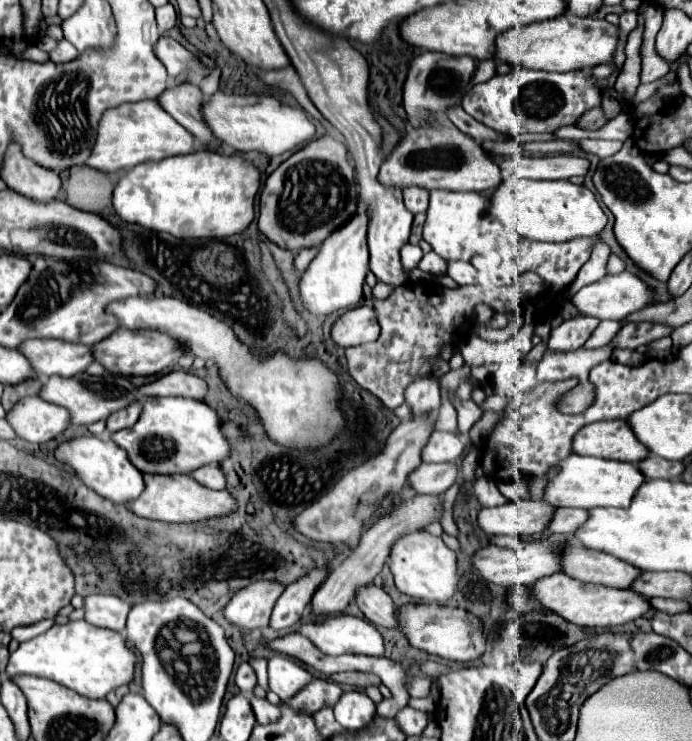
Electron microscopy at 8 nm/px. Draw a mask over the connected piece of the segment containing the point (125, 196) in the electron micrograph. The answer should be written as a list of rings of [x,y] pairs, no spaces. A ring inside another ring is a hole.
[[[203,150],[159,162],[143,162],[127,170],[113,190],[113,208],[125,222],[141,224],[155,232],[169,232],[177,238],[225,238],[243,232],[251,224],[257,190],[259,172],[253,164],[243,162],[239,156],[221,156],[217,152]]]

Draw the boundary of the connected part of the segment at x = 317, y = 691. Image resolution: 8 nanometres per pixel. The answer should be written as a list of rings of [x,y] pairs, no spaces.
[[[313,678],[309,682],[309,686],[305,686],[303,690],[299,690],[289,704],[297,710],[315,714],[317,710],[321,710],[323,706],[335,706],[335,702],[341,698],[343,688],[333,682],[333,680],[321,680],[321,678]]]

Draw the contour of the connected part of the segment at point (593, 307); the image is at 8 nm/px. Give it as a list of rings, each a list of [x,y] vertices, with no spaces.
[[[621,272],[621,274],[611,274],[605,276],[589,286],[583,286],[573,298],[571,302],[581,310],[581,314],[585,316],[593,316],[599,320],[623,320],[633,312],[639,312],[641,308],[647,308],[649,304],[655,302],[657,292],[645,284],[639,276],[631,274],[631,272]]]

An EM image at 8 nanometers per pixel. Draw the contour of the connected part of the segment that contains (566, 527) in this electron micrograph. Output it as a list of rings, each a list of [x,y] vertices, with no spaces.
[[[557,508],[555,516],[551,518],[549,530],[555,534],[571,534],[577,528],[581,528],[581,524],[585,524],[587,510],[579,510],[579,508]]]

